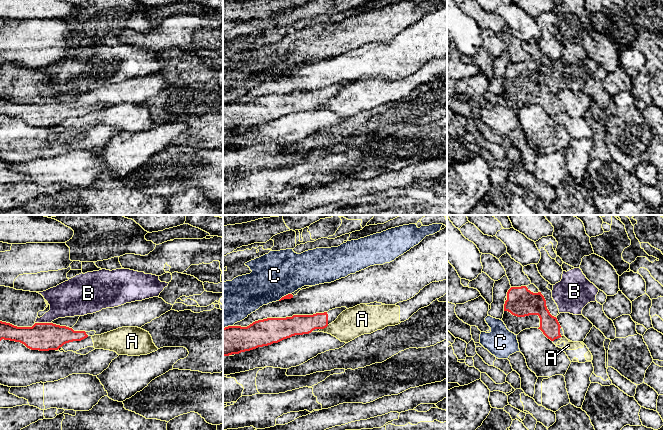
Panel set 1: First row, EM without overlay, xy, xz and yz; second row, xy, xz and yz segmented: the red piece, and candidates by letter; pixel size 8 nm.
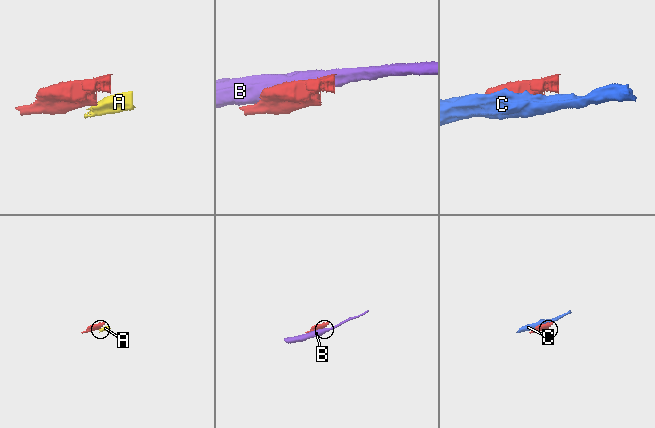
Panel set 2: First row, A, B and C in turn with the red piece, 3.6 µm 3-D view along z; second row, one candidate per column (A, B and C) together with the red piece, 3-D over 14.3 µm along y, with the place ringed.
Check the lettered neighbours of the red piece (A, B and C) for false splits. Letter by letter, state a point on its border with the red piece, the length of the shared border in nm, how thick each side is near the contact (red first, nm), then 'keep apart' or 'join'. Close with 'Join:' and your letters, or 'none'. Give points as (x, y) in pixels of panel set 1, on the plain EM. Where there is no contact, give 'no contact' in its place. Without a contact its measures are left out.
A: xz (324, 103) | 80 nm | 160/240 nm | keep apart
B: xy (43, 99) | 130 nm | 220/260 nm | keep apart
C: xz (284, 72) | 130 nm | 50/360 nm | keep apart
Join: none

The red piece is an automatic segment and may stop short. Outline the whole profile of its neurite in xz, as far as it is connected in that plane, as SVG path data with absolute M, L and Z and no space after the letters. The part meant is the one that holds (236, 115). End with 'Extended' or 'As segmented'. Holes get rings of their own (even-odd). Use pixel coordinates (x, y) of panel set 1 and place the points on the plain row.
M346 83L313 91L293 91L286 94L267 94L247 103L223 104L223 133L278 119L295 111L318 108L334 98Z. Extended

